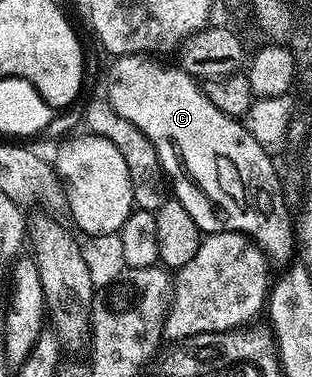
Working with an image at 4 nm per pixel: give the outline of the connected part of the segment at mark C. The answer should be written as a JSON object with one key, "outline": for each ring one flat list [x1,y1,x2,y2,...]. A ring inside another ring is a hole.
{"outline":[[122,54,113,57,111,61,112,67,108,70,108,91,106,91,106,97,108,103,110,103,114,108,116,115,118,115,122,120,130,120,130,124,137,126,137,128,144,133,146,140,151,144,151,146,154,145,154,140,156,140,156,142,160,142,160,144,164,144,166,140,170,140,170,144,172,144,172,152,174,152,176,162,178,162,178,168,180,168,180,174,182,174,182,176,184,176,190,184,194,184,194,186,202,186,202,176,200,175,201,158,202,161,209,162,208,170,210,173,216,174,214,178,217,183,222,180,227,180,228,178,238,178,238,182,232,182,232,184,236,184,236,186,240,184,242,188,244,188,244,186,248,186,246,190,223,190,219,185,215,187,213,193,214,196,212,198,212,206,216,209,217,220,220,221,220,223,218,223,219,229,236,230,239,234,246,234,252,239,253,242,256,243,257,246,260,247,261,250,264,251,265,255,267,255,273,263,284,261,284,263,287,263,289,261,287,258,292,252,292,242,294,246,294,220,292,222,287,212,284,211,284,194,280,191,280,178,276,175,275,164,272,163,272,160,274,160,273,155,267,150,264,150,263,145,253,136,251,131,248,130,247,125,245,125,243,121,227,115,226,112,219,111,218,108,215,107,214,103,207,98,205,91,202,89,201,83,197,81,197,79,191,78,186,71,181,70,179,65,172,64,172,66,163,66,163,64,160,63,163,61,157,60,152,56,145,56,143,54]]}

